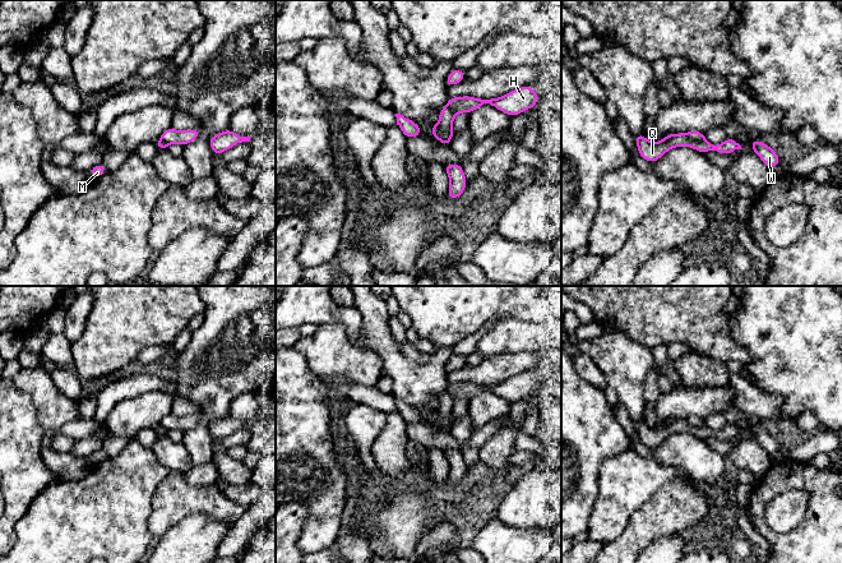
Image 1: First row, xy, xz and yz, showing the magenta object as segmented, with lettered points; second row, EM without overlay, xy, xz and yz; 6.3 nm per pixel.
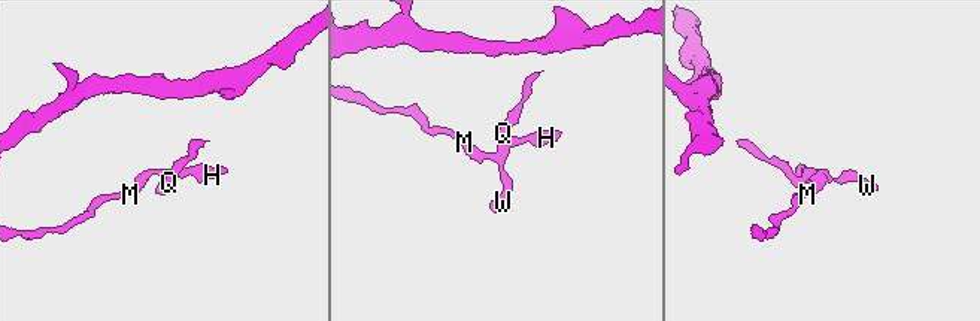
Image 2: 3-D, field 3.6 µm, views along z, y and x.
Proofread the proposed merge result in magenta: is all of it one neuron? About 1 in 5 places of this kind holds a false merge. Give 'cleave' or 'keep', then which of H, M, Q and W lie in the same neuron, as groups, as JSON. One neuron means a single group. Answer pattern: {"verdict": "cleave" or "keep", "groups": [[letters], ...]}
{"verdict": "cleave", "groups": [["H", "M"], ["Q", "W"]]}

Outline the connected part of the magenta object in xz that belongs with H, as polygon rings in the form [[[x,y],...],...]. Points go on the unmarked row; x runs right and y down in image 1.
[[[528,372],[519,373],[501,383],[491,386],[481,386],[472,382],[449,383],[448,393],[457,401],[459,398],[471,400],[480,394],[484,389],[490,389],[499,397],[513,403],[522,400],[527,394],[536,394],[540,382]]]

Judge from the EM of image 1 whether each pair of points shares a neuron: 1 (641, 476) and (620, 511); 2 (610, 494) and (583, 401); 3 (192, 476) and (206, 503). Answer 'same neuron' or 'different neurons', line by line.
1: same neuron
2: different neurons
3: different neurons

